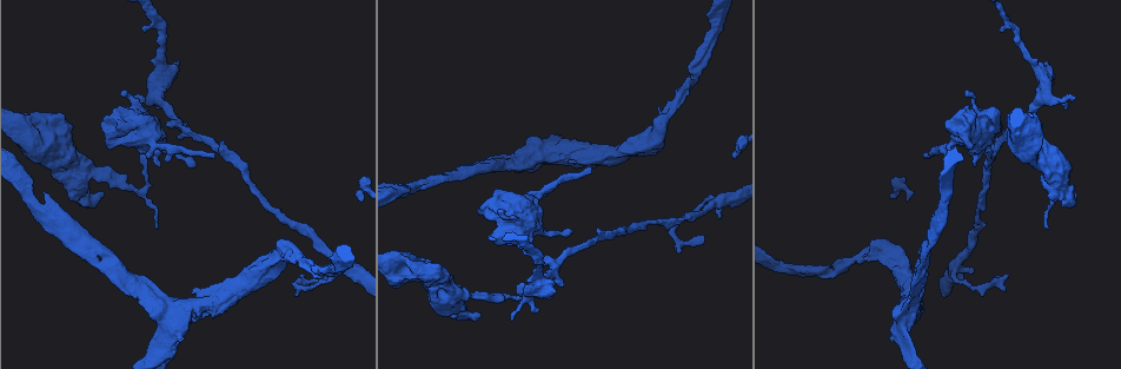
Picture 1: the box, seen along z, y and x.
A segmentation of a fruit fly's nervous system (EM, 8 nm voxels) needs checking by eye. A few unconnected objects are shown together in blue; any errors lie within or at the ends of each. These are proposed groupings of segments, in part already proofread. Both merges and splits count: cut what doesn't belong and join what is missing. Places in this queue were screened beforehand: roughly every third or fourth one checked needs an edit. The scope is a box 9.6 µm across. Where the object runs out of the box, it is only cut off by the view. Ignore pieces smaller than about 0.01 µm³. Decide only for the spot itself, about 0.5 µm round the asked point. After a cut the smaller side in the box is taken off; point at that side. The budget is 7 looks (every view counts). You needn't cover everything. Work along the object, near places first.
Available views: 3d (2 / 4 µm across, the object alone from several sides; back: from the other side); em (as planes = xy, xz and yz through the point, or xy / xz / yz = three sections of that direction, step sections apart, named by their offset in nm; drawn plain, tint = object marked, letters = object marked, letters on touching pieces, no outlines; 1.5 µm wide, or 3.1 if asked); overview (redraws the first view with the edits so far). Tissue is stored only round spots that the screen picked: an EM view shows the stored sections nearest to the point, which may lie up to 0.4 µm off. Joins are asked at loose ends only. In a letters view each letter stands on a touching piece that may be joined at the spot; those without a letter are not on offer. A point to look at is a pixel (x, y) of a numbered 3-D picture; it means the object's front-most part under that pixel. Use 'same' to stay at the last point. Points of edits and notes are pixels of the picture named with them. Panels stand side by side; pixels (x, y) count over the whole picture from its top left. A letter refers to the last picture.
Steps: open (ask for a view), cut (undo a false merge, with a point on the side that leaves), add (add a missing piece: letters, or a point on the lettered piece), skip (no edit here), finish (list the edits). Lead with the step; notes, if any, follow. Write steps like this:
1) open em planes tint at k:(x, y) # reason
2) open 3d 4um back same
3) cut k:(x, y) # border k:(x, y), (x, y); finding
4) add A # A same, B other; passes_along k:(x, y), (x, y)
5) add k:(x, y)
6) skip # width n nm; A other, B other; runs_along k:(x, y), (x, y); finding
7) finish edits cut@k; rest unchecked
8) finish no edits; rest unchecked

open 3d 4um at 1:(489, 236) # stops while still wide

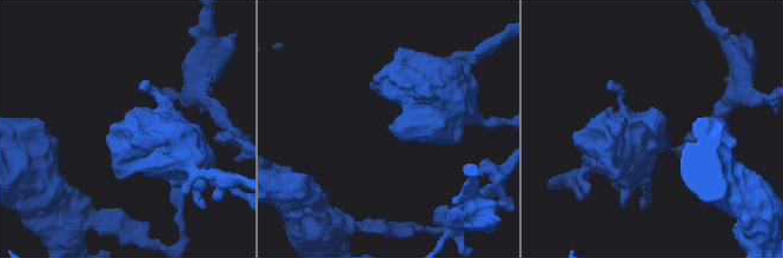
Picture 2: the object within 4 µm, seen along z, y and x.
open em planes plain at 2:(650, 126)

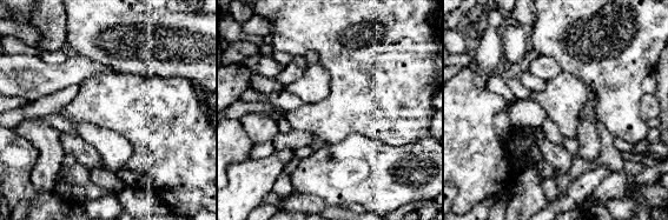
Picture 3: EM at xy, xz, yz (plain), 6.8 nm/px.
open em planes letters same

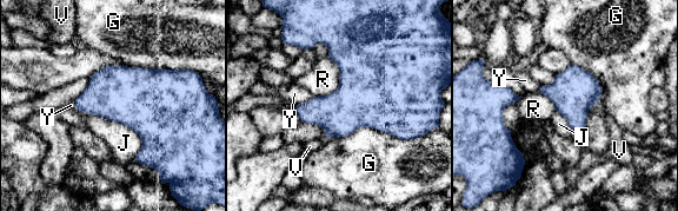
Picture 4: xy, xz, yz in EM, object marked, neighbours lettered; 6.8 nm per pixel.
skip # G other, J other, R other, V other, Y other; border 4:(86, 113), (130, 127), (135, 157); none of them fits

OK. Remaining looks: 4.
open 3d 4um at 1:(459, 170) # looks like a crossing

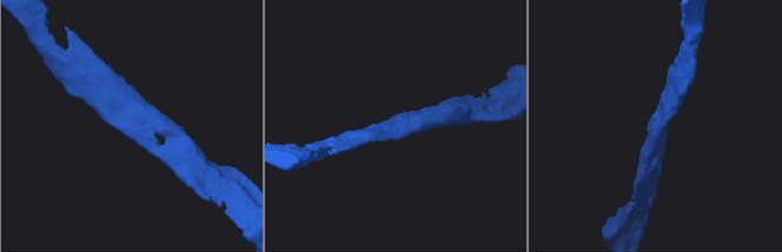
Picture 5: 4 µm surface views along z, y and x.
open em planes tint at 5:(658, 122) # shape alone is not enough

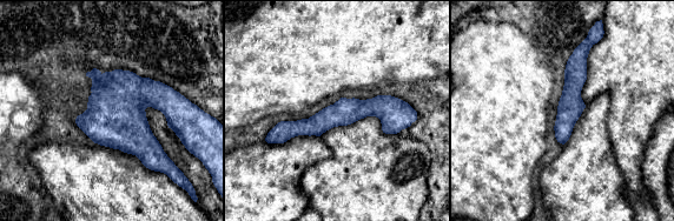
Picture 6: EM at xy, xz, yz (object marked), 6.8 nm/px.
open em planes letters same # what lies round it

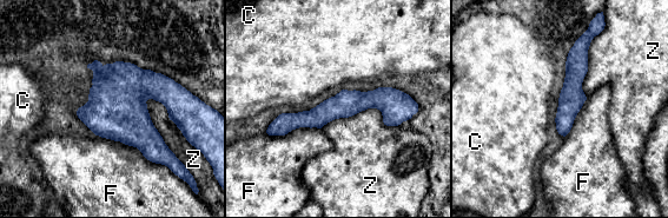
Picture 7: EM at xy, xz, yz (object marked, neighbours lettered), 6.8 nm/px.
skip # C other, F other, Z other; border 7:(149, 98), (150, 119), (178, 159); all the same neuron

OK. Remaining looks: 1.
finish no edits; rest unchecked

